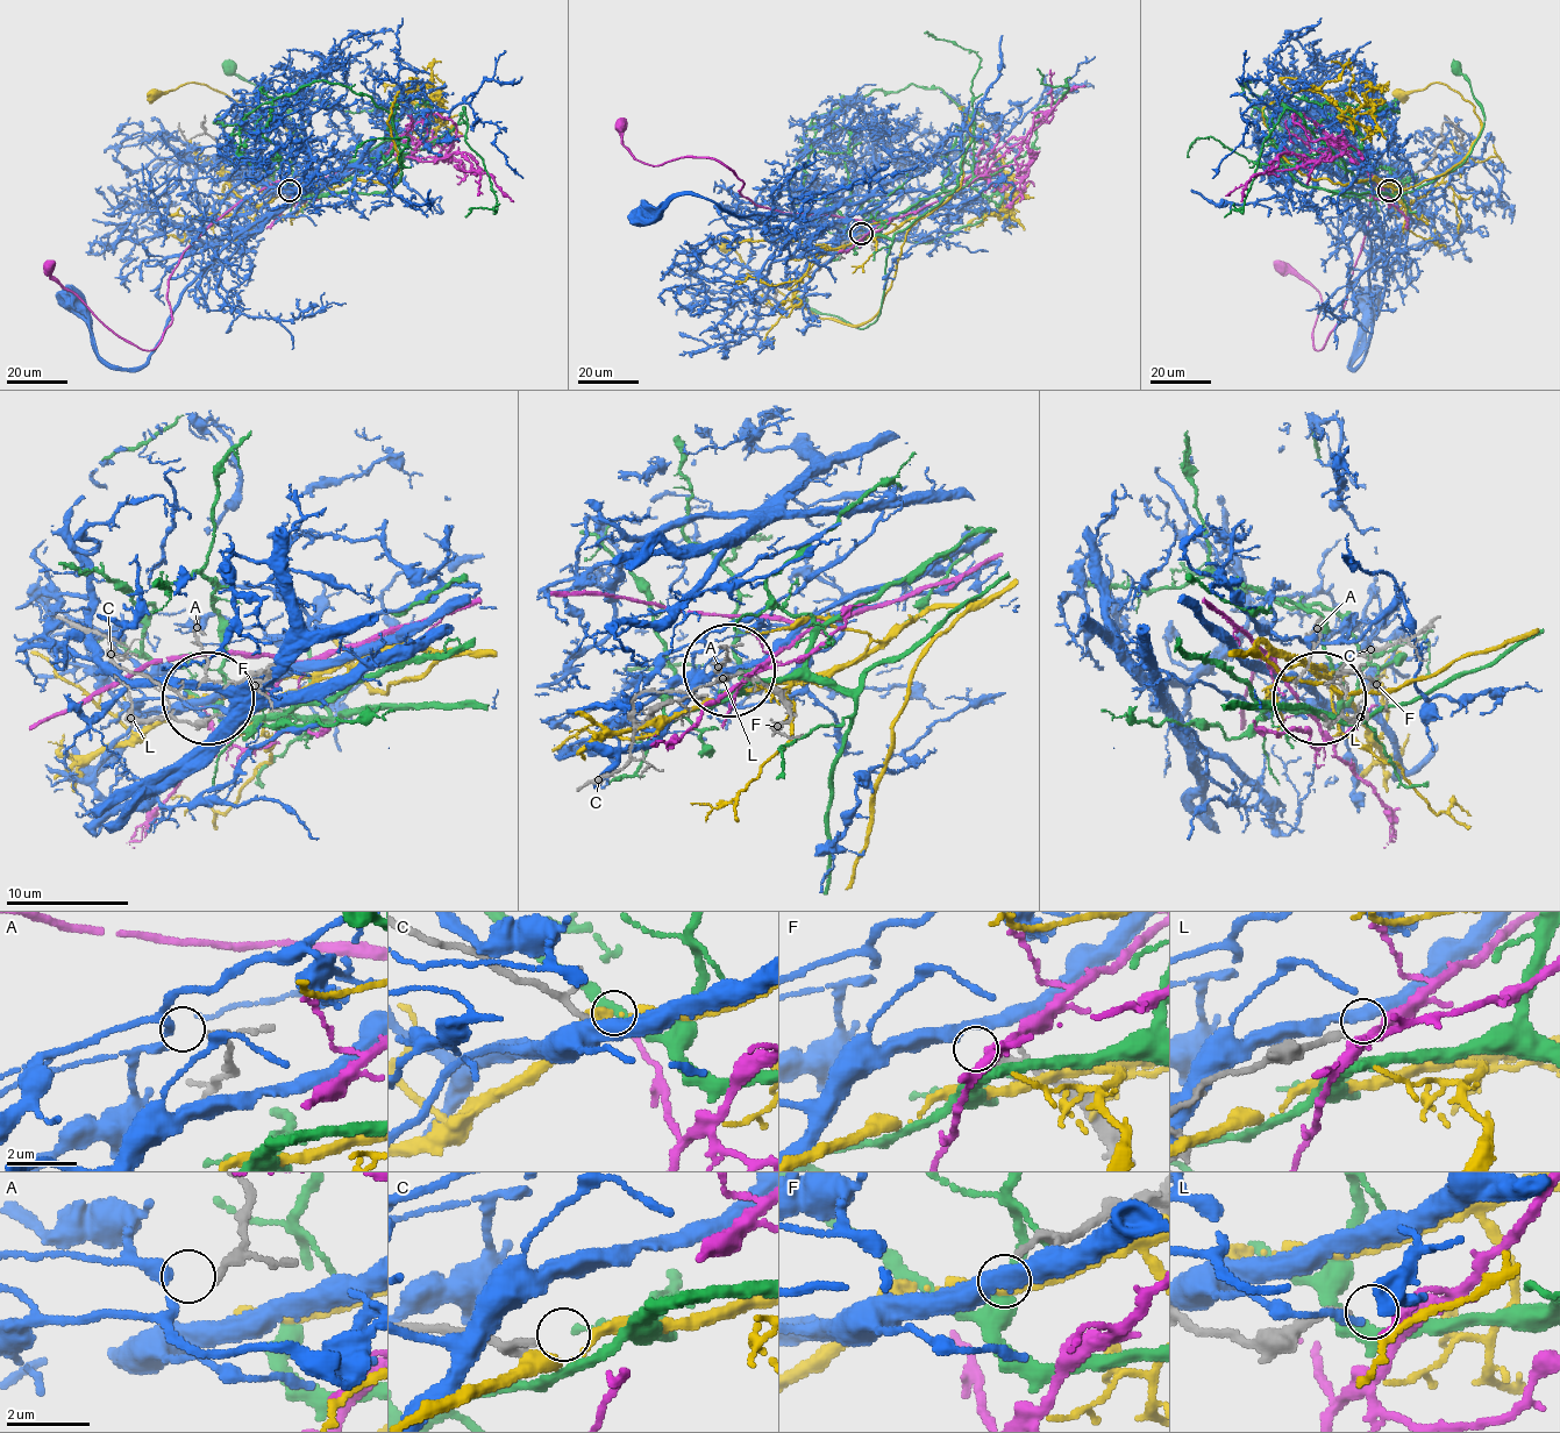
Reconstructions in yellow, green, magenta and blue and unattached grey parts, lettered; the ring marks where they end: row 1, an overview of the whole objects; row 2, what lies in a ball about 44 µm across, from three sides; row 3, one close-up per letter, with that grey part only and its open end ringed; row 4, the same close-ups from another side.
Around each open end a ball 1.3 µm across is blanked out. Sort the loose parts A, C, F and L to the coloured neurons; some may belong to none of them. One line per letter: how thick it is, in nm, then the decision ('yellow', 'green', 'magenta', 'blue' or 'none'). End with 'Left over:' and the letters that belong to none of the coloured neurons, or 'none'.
A: 150 nm | blue
C: 130 nm | yellow
F: 130 nm | none
L: 180 nm | magenta
Left over: F

